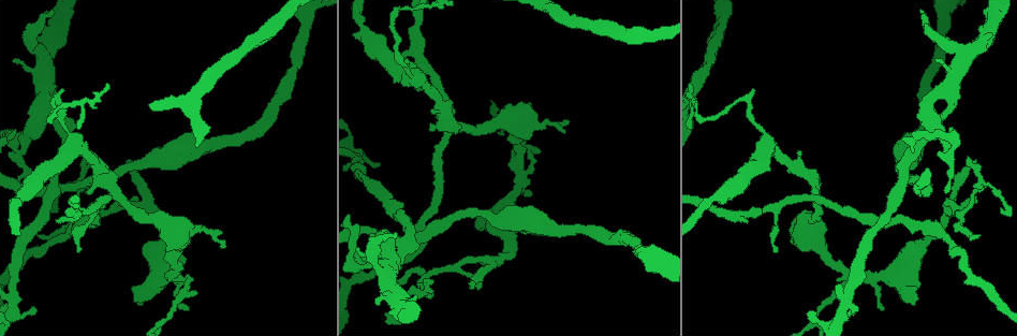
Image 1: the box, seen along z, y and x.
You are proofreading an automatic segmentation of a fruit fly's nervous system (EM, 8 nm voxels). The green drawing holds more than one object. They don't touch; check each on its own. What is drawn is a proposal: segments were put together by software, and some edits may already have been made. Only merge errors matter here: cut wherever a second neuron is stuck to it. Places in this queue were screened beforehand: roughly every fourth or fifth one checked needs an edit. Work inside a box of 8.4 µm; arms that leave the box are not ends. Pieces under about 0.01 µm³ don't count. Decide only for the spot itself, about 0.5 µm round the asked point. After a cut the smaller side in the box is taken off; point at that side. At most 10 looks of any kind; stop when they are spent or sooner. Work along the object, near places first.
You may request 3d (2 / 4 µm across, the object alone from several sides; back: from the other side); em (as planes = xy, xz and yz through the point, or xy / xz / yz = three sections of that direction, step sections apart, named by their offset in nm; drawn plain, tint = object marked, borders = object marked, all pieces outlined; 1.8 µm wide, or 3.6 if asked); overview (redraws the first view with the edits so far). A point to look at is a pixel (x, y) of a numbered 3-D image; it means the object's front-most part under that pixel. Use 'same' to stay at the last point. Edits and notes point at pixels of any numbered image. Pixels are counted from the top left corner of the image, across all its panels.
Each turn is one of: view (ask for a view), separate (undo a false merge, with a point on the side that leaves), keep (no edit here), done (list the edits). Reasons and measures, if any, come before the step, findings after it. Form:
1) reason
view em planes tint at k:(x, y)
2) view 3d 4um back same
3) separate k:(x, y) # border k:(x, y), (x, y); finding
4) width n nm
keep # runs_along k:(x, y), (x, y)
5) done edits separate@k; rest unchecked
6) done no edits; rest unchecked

three arms meet
view em planes tint at 1:(176, 276)

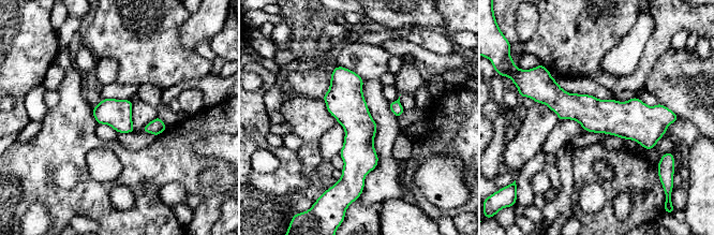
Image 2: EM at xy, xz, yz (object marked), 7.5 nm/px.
keep # all the same neuron

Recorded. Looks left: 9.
view em planes tint at 1:(814, 196)

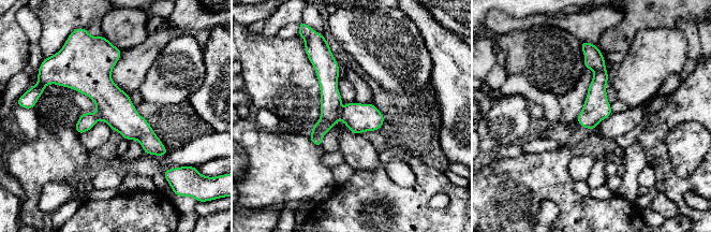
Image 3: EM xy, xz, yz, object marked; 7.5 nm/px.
width 200 nm
separate 3:(330, 99) # border 3:(339, 111), (340, 118); two neurons meet here

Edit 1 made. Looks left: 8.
view overview

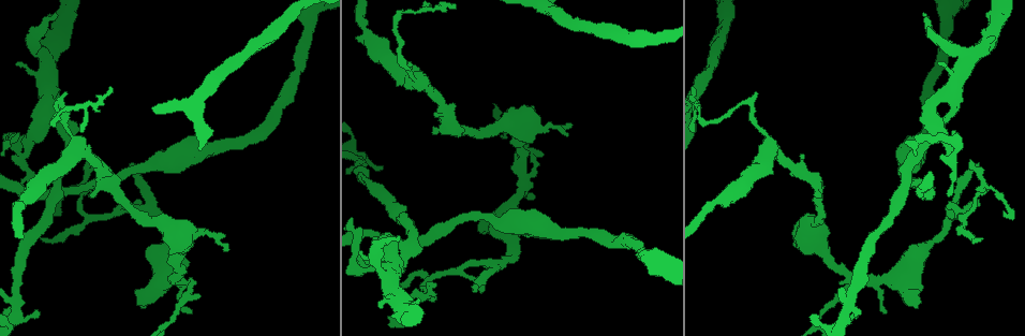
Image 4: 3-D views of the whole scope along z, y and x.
sharp bend
view em planes tint at 4:(424, 299)

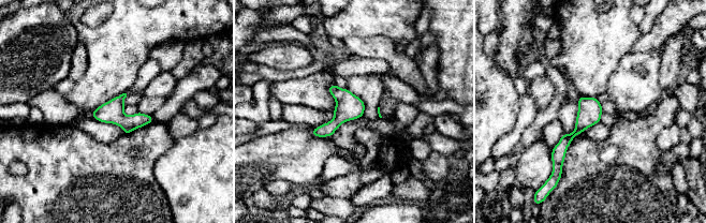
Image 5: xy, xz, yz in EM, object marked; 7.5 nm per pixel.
width 170 nm
keep # runs_along 5:(594, 100), (560, 148), (558, 164); all the same neuron

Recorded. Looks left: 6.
thin neck
view 3d 4um back at 4:(31, 140)

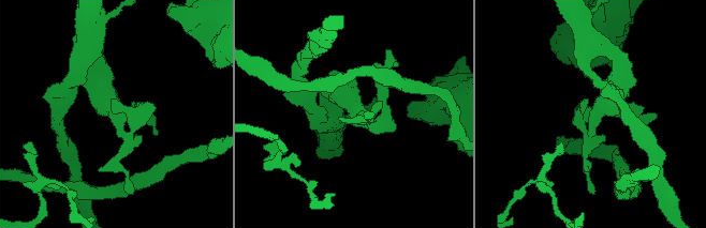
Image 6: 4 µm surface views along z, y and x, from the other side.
arms 3; now the EM
view em planes tint at 6:(353, 112)

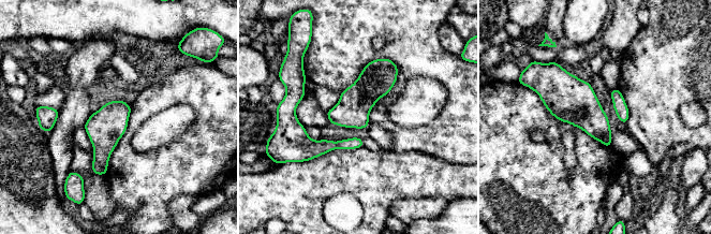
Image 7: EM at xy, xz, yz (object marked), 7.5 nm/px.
keep # one neuron here

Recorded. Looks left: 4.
done edits separate@3; rest unchecked

